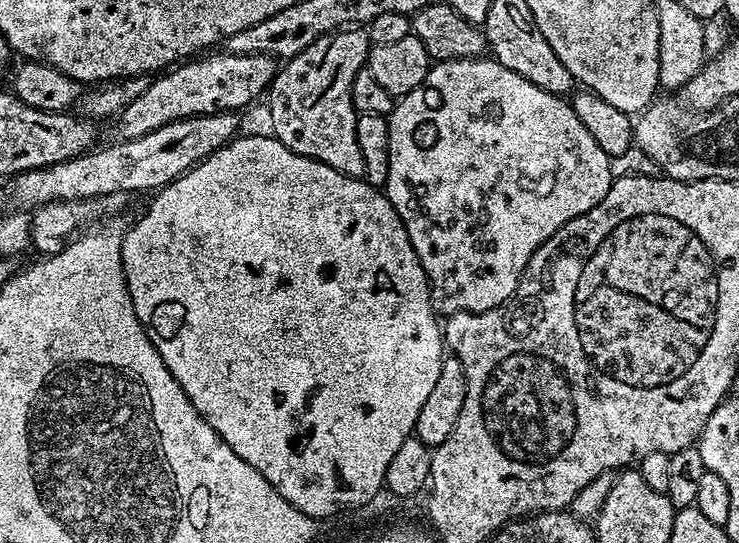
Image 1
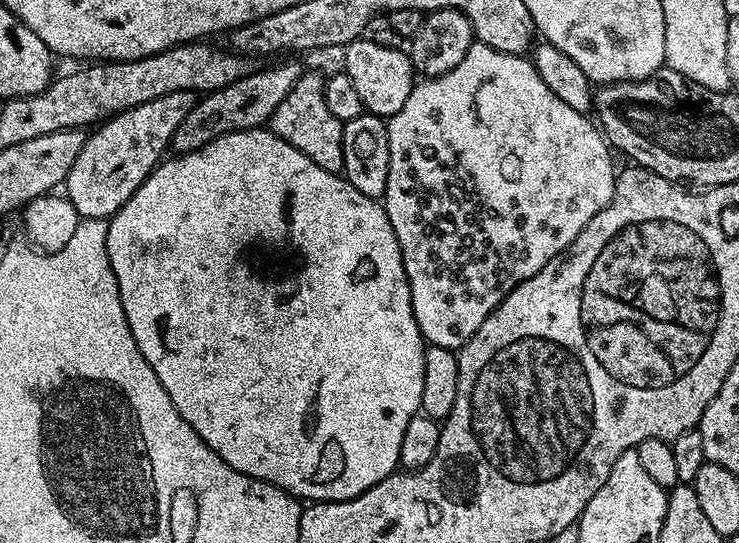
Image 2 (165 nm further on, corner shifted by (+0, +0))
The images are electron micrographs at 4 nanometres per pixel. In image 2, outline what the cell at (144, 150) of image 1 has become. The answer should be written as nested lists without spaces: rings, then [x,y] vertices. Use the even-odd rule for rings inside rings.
[[[288,58],[285,64],[276,64],[273,68],[257,67],[256,71],[248,72],[238,82],[230,82],[230,86],[222,86],[216,92],[209,92],[197,99],[195,106],[186,114],[182,126],[174,134],[170,148],[173,153],[193,152],[214,138],[222,138],[231,132],[241,132],[251,128],[259,128],[271,121],[274,110],[278,110],[282,98],[294,90],[294,82],[302,75],[302,68],[295,64],[295,59]]]

